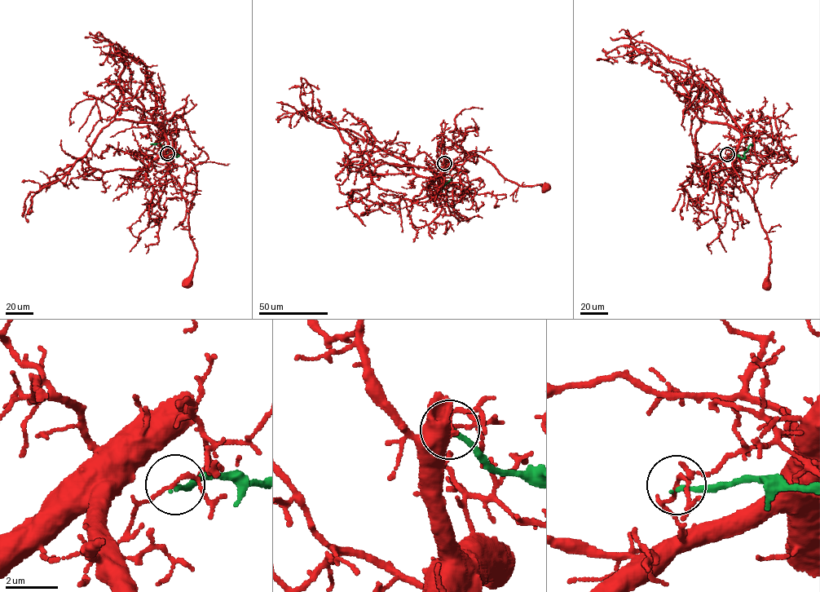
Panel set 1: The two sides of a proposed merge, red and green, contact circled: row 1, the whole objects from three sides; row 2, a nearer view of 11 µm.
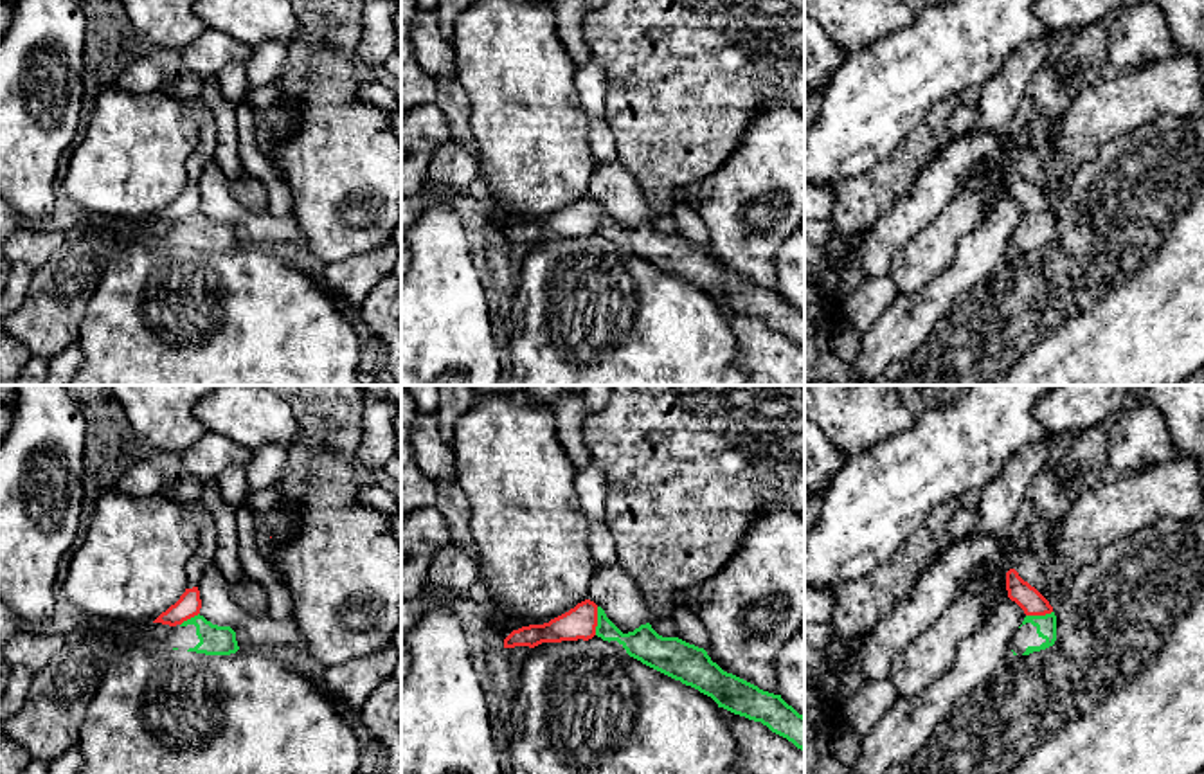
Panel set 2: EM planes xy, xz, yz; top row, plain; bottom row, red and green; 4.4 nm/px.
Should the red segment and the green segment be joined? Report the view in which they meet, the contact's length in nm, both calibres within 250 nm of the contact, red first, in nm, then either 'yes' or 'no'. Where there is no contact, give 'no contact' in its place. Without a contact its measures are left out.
meets red in xz; contact 130 nm long; 140 nm thick on the red side, 150 nm on the other; no

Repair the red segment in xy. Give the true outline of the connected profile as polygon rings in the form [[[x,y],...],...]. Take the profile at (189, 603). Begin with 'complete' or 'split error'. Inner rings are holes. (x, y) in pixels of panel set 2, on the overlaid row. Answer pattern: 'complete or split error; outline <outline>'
complete; outline [[[198,587],[185,589],[180,599],[162,612],[153,623],[162,623],[169,626],[182,625],[184,621],[200,614],[202,599]]]

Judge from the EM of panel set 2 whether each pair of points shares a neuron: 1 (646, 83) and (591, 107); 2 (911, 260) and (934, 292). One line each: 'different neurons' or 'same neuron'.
1: different neurons
2: different neurons

